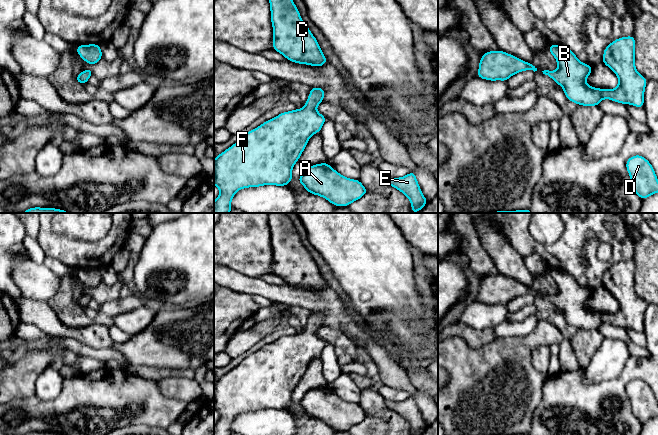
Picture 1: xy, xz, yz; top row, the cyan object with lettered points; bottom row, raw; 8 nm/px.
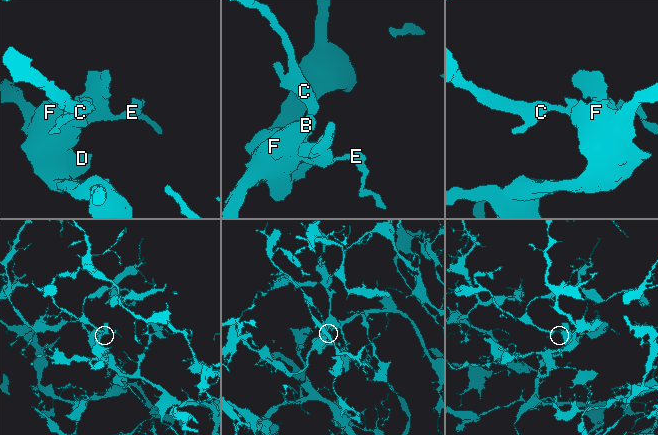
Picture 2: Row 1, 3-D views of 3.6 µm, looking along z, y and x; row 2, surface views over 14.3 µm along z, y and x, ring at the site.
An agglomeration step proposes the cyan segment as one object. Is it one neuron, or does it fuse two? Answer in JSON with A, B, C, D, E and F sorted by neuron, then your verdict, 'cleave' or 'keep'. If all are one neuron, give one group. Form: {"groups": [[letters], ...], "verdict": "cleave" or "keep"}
{"groups": [["A", "B", "C", "D", "E", "F"]], "verdict": "keep"}

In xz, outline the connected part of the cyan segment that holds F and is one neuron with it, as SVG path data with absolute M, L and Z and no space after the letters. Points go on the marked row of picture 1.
M311 87L302 109L282 112L248 131L237 143L214 159L214 185L220 191L214 201L214 213L229 213L231 200L238 190L264 185L286 186L292 181L292 169L307 146L310 137L321 131L327 120L315 108L323 102L325 90Z

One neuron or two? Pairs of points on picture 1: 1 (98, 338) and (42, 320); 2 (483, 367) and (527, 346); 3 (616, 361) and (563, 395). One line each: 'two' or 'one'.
1: one
2: one
3: two

